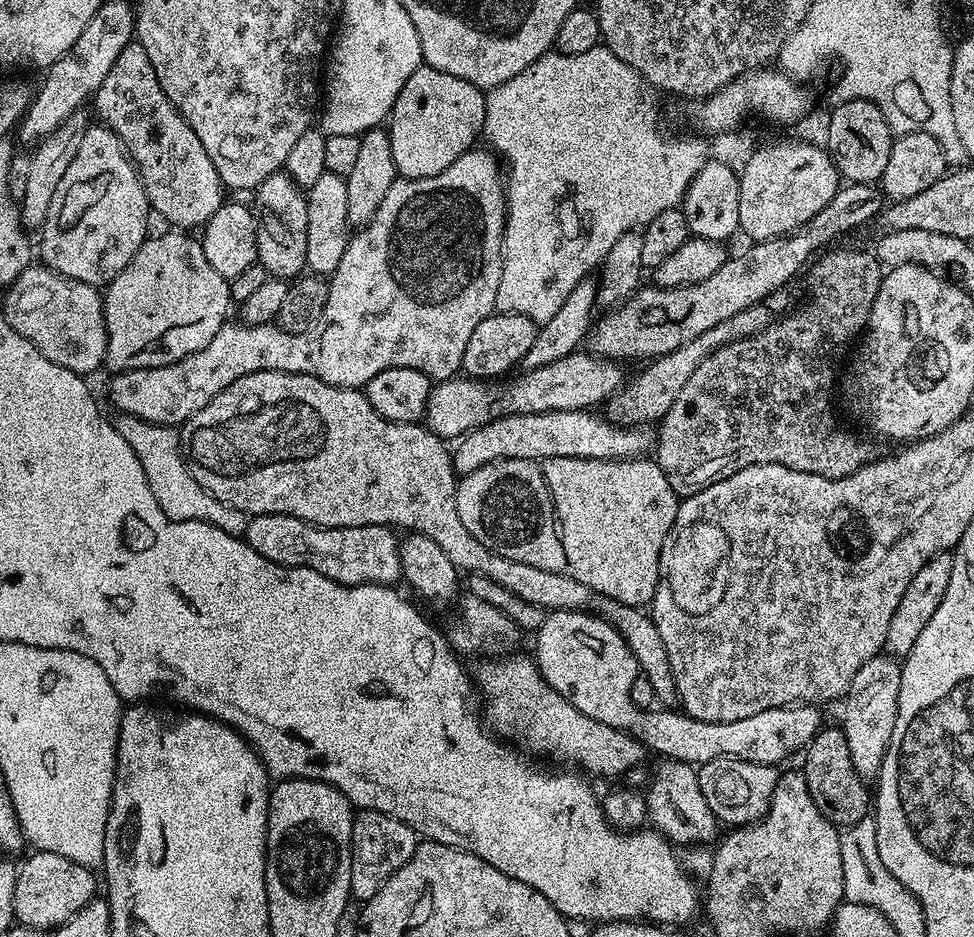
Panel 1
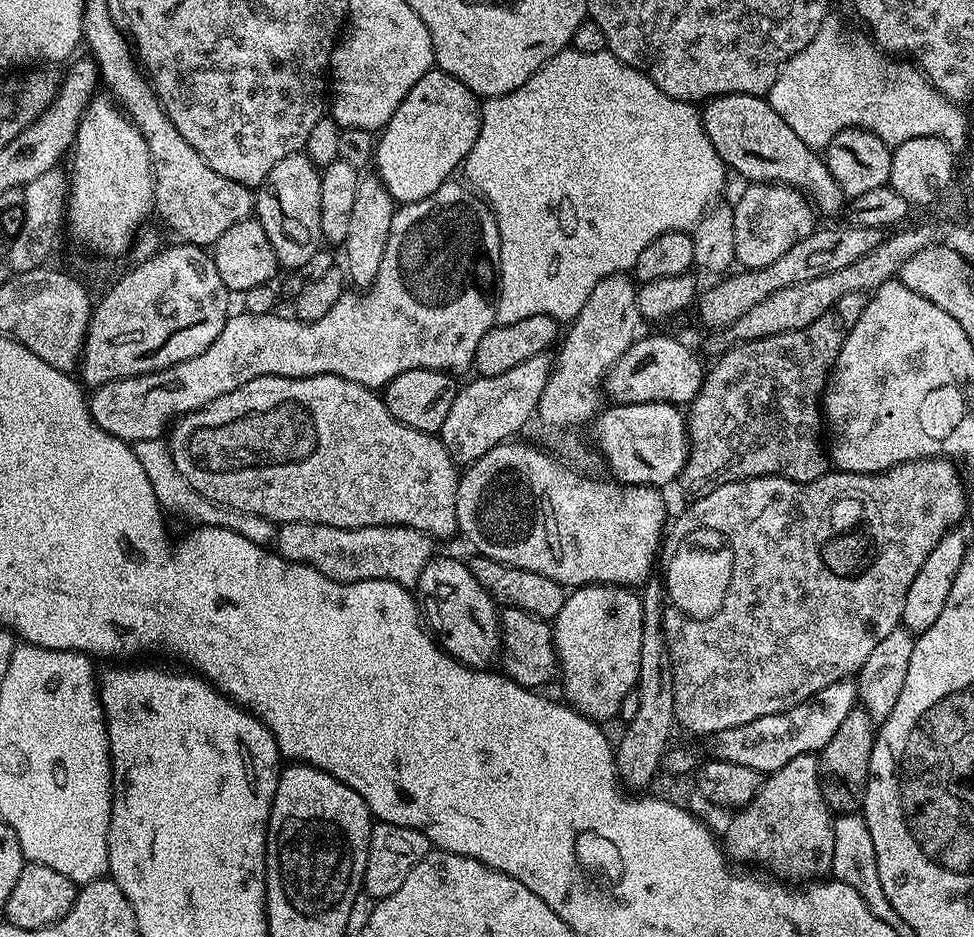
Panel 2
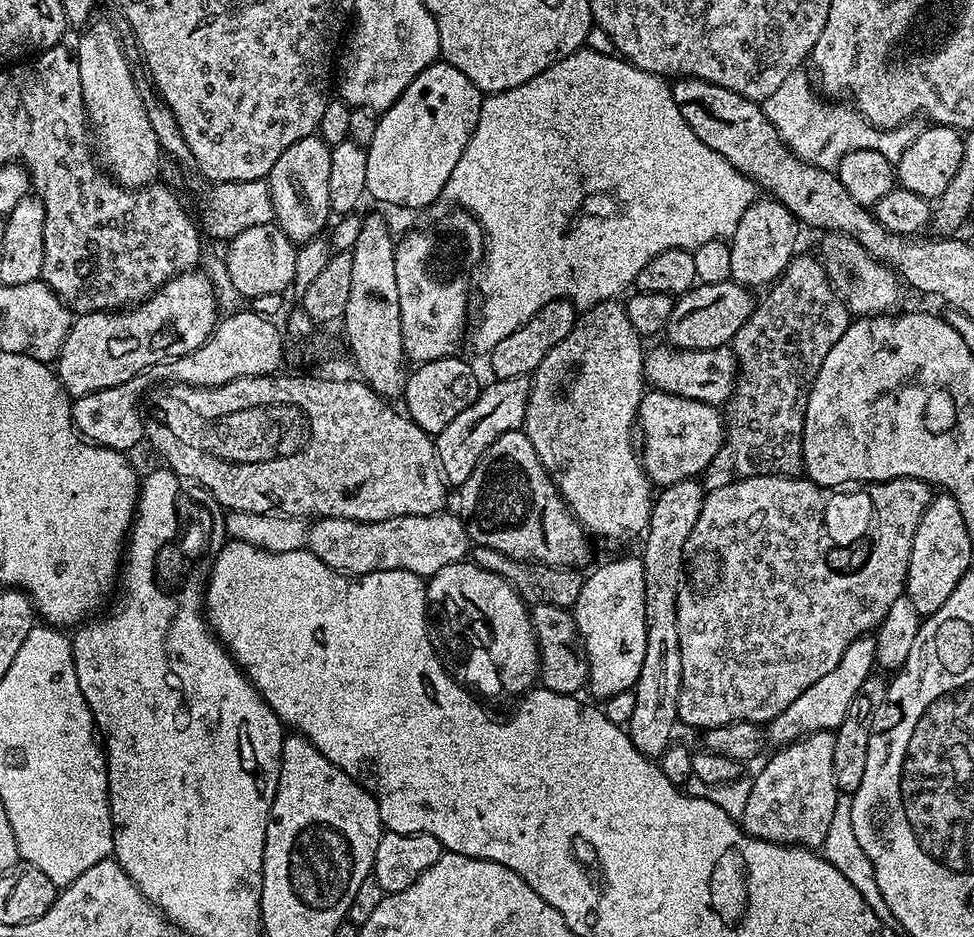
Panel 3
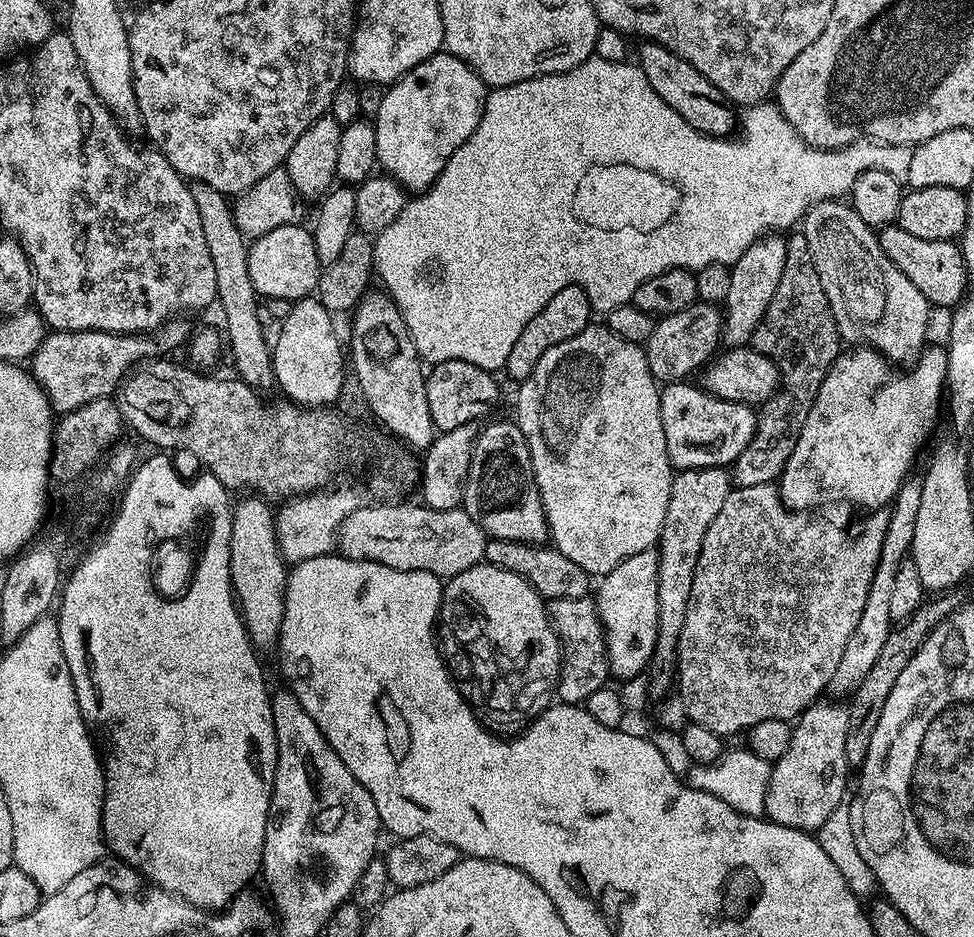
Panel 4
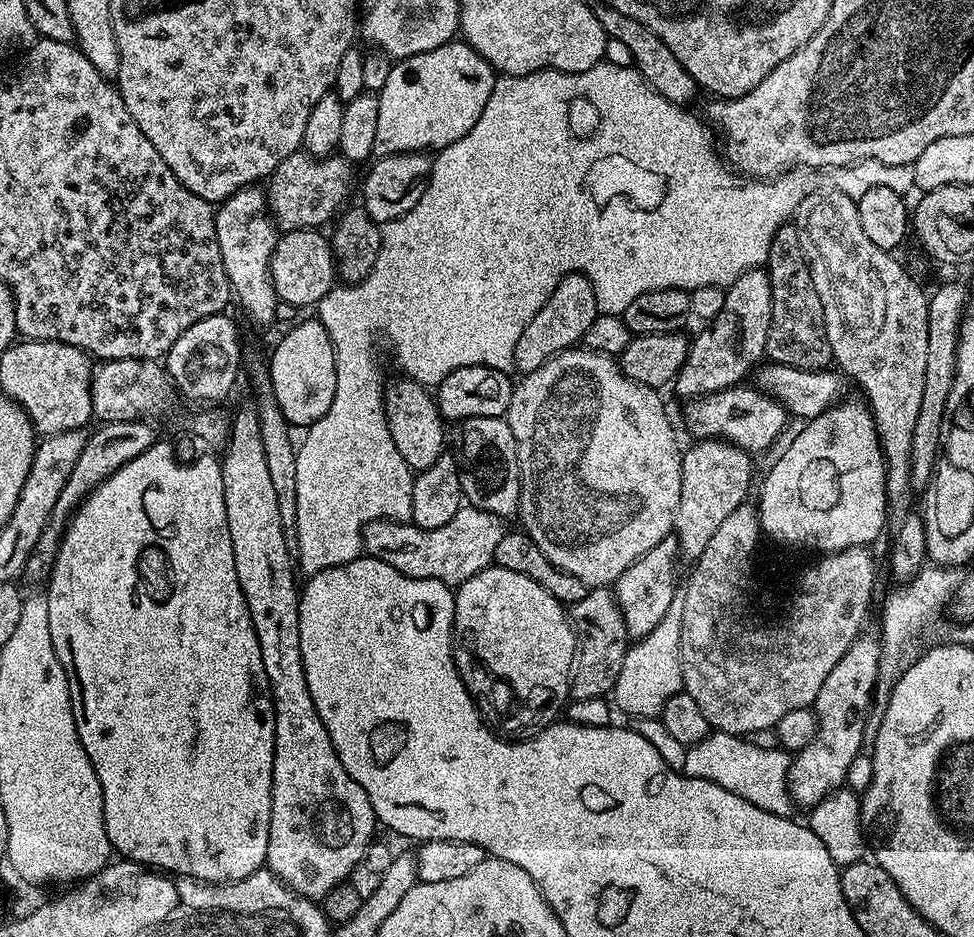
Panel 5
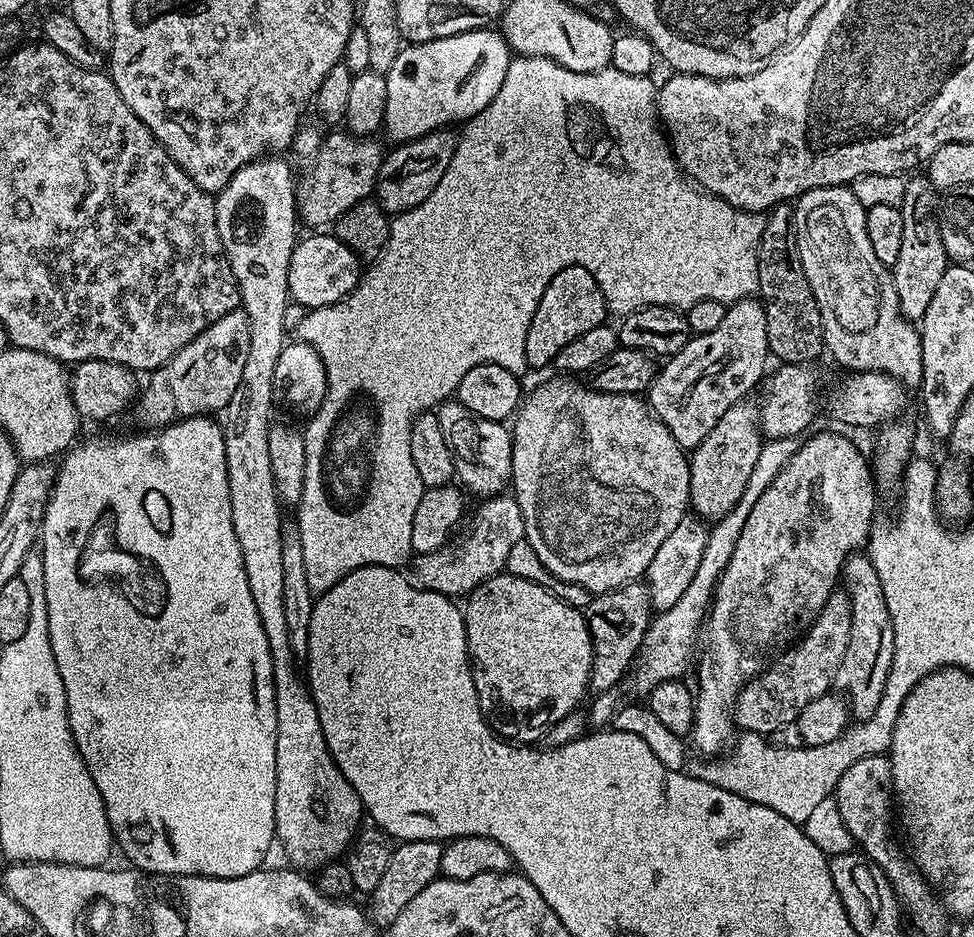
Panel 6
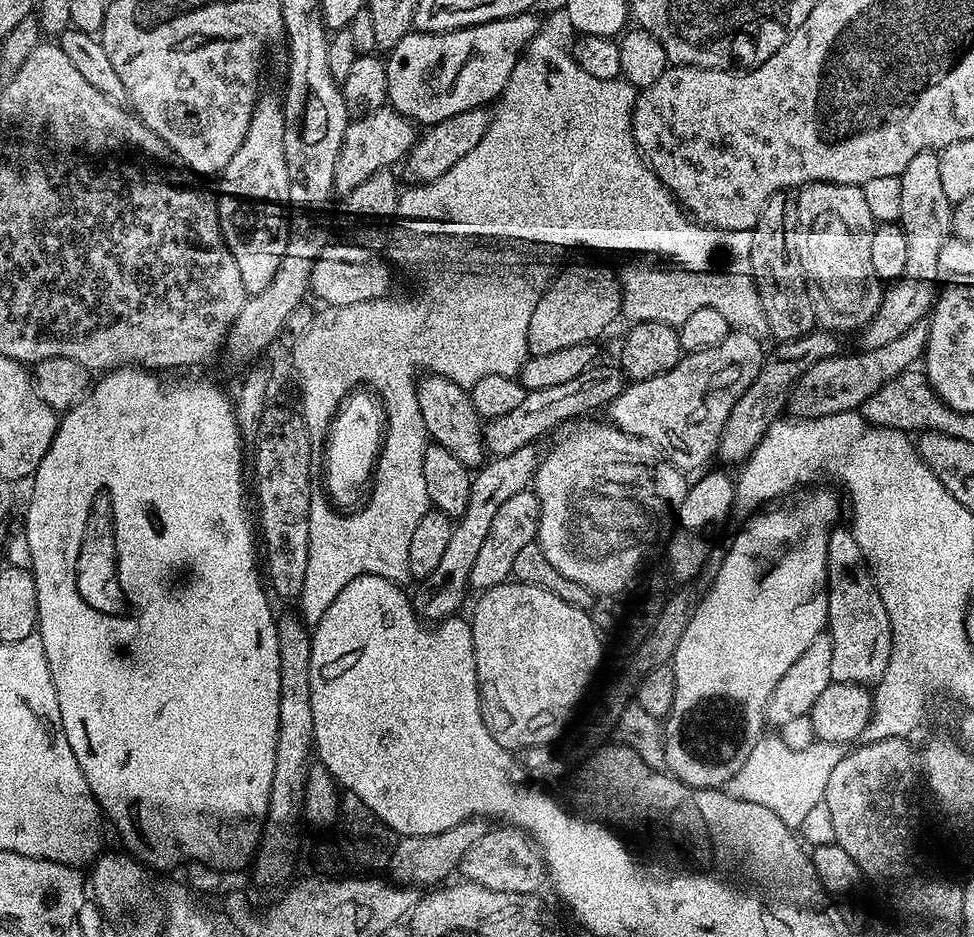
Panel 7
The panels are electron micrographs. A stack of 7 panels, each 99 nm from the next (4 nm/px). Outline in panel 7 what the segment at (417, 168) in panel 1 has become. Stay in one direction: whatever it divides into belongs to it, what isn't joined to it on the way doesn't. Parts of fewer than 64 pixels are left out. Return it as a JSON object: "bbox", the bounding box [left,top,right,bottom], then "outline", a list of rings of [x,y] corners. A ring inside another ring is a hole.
{"bbox":[386,12,542,126],"outline":[[[519,12],[516,16],[507,16],[505,20],[491,20],[485,24],[475,24],[469,28],[455,28],[452,32],[418,32],[410,31],[402,38],[402,42],[398,42],[398,46],[394,46],[386,56],[386,78],[388,79],[388,104],[395,112],[400,112],[403,116],[415,122],[420,126],[429,126],[434,123],[442,122],[444,118],[451,118],[454,114],[461,114],[466,110],[474,110],[475,108],[483,108],[491,105],[493,101],[503,92],[506,82],[510,78],[510,70],[514,70],[514,66],[520,61],[520,53],[528,47],[528,43],[535,38],[539,32],[542,20],[541,17],[532,12]]]}

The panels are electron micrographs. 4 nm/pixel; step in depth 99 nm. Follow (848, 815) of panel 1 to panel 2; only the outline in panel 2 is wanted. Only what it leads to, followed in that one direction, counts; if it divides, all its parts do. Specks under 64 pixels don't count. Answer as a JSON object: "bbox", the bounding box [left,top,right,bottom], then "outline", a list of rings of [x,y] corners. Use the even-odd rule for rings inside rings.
{"bbox":[819,706,877,813],"outline":[[[859,706],[850,710],[846,718],[838,726],[834,738],[826,742],[819,752],[820,789],[824,800],[833,813],[859,813],[864,803],[864,787],[868,784],[870,770],[870,754],[872,743],[876,740],[877,729],[865,708]]]}

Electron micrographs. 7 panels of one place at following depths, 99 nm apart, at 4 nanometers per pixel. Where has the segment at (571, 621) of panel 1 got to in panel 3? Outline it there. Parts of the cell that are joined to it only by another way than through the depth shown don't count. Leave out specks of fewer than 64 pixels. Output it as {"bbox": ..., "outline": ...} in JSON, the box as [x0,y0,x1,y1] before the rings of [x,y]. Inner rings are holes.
{"bbox":[570,555,876,746],"outline":[[[639,555],[626,556],[622,560],[612,560],[601,568],[584,576],[584,585],[578,593],[578,602],[570,609],[576,619],[576,629],[580,642],[584,645],[584,656],[588,660],[587,691],[597,696],[597,701],[608,700],[614,694],[631,692],[642,674],[642,658],[646,658],[646,578],[644,561]],[[865,634],[850,642],[846,654],[842,654],[838,666],[834,666],[830,674],[818,678],[814,686],[798,694],[798,698],[794,698],[794,702],[790,702],[790,706],[786,706],[782,714],[778,714],[770,721],[766,728],[767,743],[776,744],[772,746],[785,746],[815,732],[835,733],[836,728],[842,726],[846,718],[846,710],[850,710],[850,702],[854,702],[854,698],[860,695],[860,687],[868,676],[873,675],[876,667],[875,635]]]}

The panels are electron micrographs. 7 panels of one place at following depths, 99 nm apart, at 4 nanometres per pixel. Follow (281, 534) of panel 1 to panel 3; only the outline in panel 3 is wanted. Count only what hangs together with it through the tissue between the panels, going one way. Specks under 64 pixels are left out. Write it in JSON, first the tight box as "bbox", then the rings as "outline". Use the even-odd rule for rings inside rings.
{"bbox":[306,510,470,578],"outline":[[[445,510],[443,512],[435,512],[429,516],[399,516],[398,518],[390,518],[382,522],[358,522],[357,520],[347,520],[346,518],[330,518],[329,516],[323,518],[316,518],[311,521],[311,524],[306,530],[306,548],[307,551],[314,553],[322,562],[326,562],[326,566],[331,572],[340,572],[343,576],[351,576],[353,578],[358,576],[365,576],[371,572],[385,572],[386,570],[406,570],[410,574],[427,578],[438,574],[438,570],[442,570],[442,566],[450,566],[457,564],[459,560],[465,559],[470,552],[470,541],[468,538],[468,531],[464,529],[463,519],[459,515],[453,514],[451,511]]]}

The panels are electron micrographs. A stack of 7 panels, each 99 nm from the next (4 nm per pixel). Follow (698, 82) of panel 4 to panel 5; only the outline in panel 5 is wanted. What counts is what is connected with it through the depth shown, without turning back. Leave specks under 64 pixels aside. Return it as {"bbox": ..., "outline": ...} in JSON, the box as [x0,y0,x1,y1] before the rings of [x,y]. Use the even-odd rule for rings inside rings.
{"bbox":[594,2,698,106],"outline":[[[600,2],[595,5],[594,11],[608,39],[630,46],[630,54],[636,71],[640,72],[642,78],[651,84],[652,89],[658,94],[662,94],[662,98],[666,98],[670,102],[688,106],[688,103],[695,98],[696,92],[698,93],[698,85],[686,70],[686,66],[682,66],[682,62],[678,62],[678,58],[674,58],[670,46],[666,46],[666,42],[662,42],[662,38],[658,38],[658,34],[654,34],[654,30],[642,26],[642,22],[630,18],[630,14],[622,14],[622,10],[614,10],[614,6],[606,6]]]}

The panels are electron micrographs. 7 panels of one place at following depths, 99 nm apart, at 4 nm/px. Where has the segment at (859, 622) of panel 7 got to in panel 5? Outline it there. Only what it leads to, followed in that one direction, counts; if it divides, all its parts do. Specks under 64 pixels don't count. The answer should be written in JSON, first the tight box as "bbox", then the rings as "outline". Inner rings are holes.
{"bbox":[786,634,882,810],"outline":[[[861,634],[842,654],[838,666],[826,674],[822,690],[818,690],[814,711],[816,733],[806,747],[791,757],[788,765],[786,791],[793,805],[811,810],[847,781],[850,762],[861,755],[866,733],[866,721],[876,695],[876,682],[880,679],[882,645],[875,635]]]}

